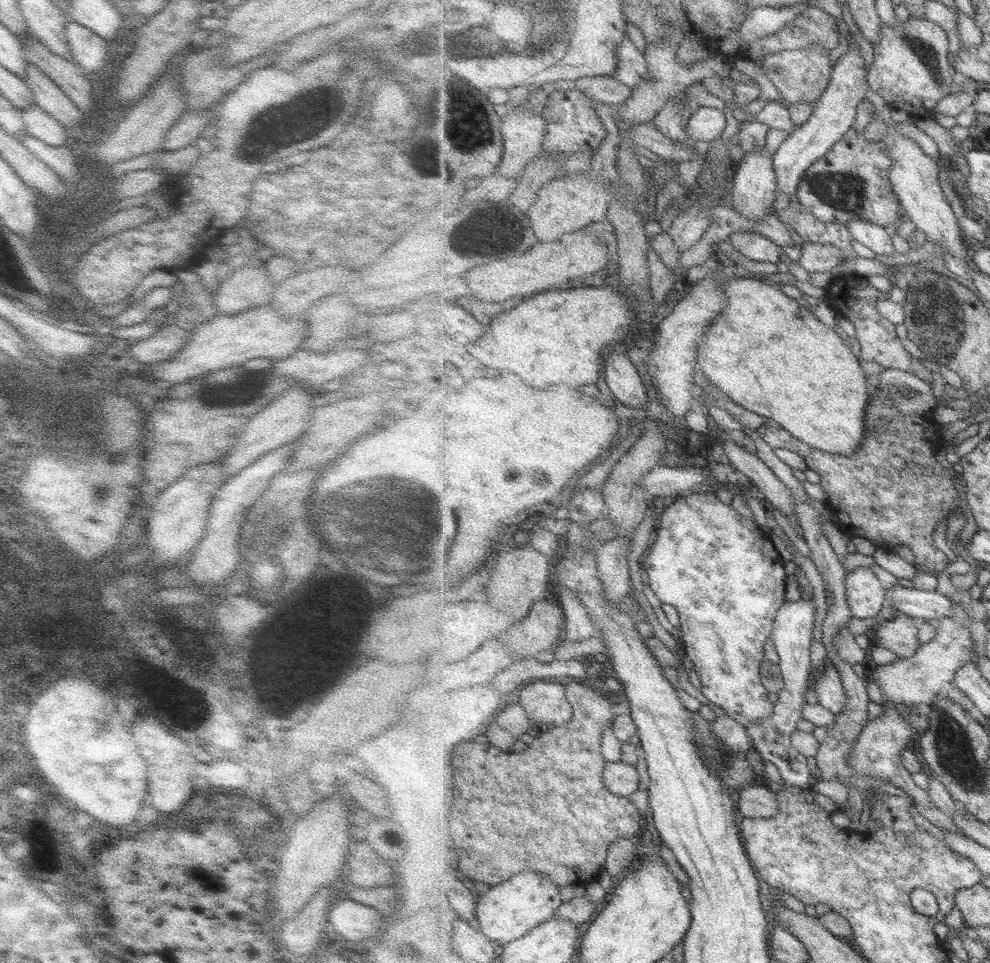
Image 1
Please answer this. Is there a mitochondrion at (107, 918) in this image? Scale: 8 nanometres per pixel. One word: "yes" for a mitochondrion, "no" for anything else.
no

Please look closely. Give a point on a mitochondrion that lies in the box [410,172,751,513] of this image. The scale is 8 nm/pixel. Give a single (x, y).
(470, 240)

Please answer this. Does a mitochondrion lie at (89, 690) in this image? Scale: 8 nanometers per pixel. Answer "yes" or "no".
yes

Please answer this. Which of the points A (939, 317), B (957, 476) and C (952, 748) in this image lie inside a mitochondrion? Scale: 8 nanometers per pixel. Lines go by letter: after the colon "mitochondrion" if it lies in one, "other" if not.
A: mitochondrion
B: other
C: mitochondrion

